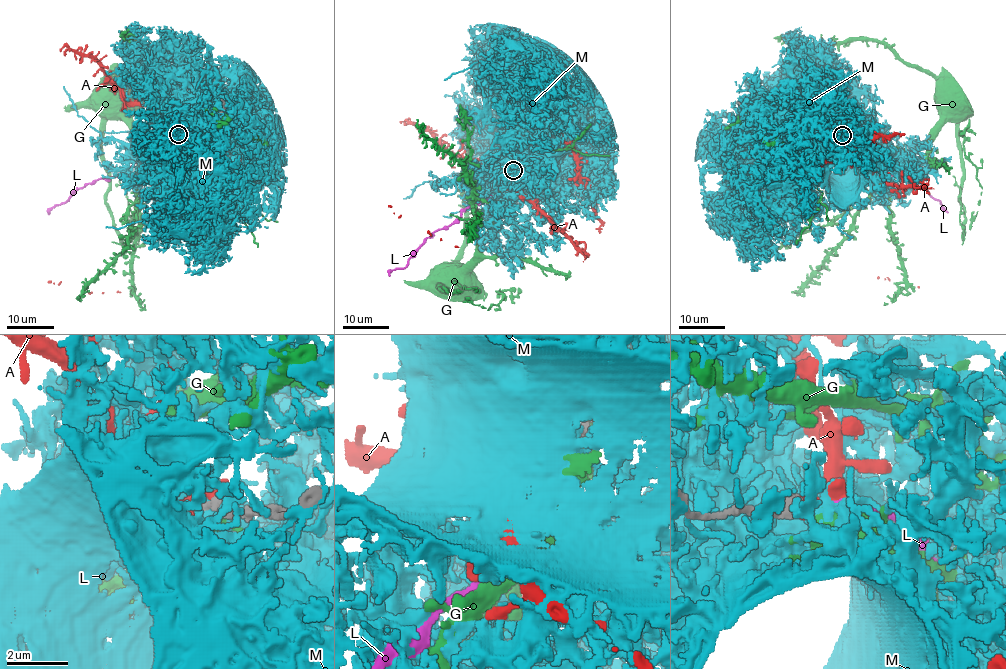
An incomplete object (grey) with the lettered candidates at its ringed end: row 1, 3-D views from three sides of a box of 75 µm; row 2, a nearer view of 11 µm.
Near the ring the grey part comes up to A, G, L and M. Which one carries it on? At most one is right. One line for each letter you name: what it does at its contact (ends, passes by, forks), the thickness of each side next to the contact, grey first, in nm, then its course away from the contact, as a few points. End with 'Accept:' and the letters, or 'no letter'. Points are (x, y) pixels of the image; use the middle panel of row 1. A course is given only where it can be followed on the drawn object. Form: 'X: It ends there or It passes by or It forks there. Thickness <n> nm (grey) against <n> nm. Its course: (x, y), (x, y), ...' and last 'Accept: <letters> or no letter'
L: It ends there. Thickness 240 nm (grey) against 180 nm
Accept: L

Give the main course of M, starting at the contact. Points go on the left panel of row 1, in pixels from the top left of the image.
M: (178, 133), (186, 140), (205, 135), (205, 140), (207, 138)

